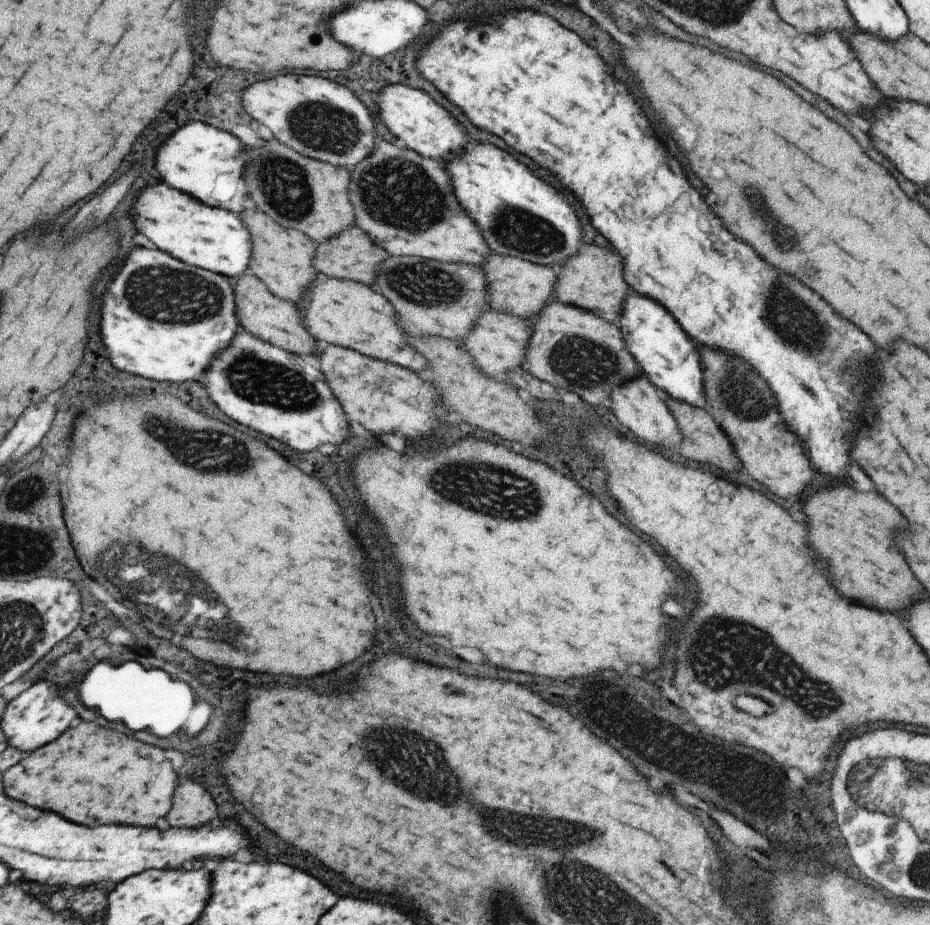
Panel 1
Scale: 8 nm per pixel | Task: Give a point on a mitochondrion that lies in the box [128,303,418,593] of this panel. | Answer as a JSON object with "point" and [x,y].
{"point":[212,452]}

